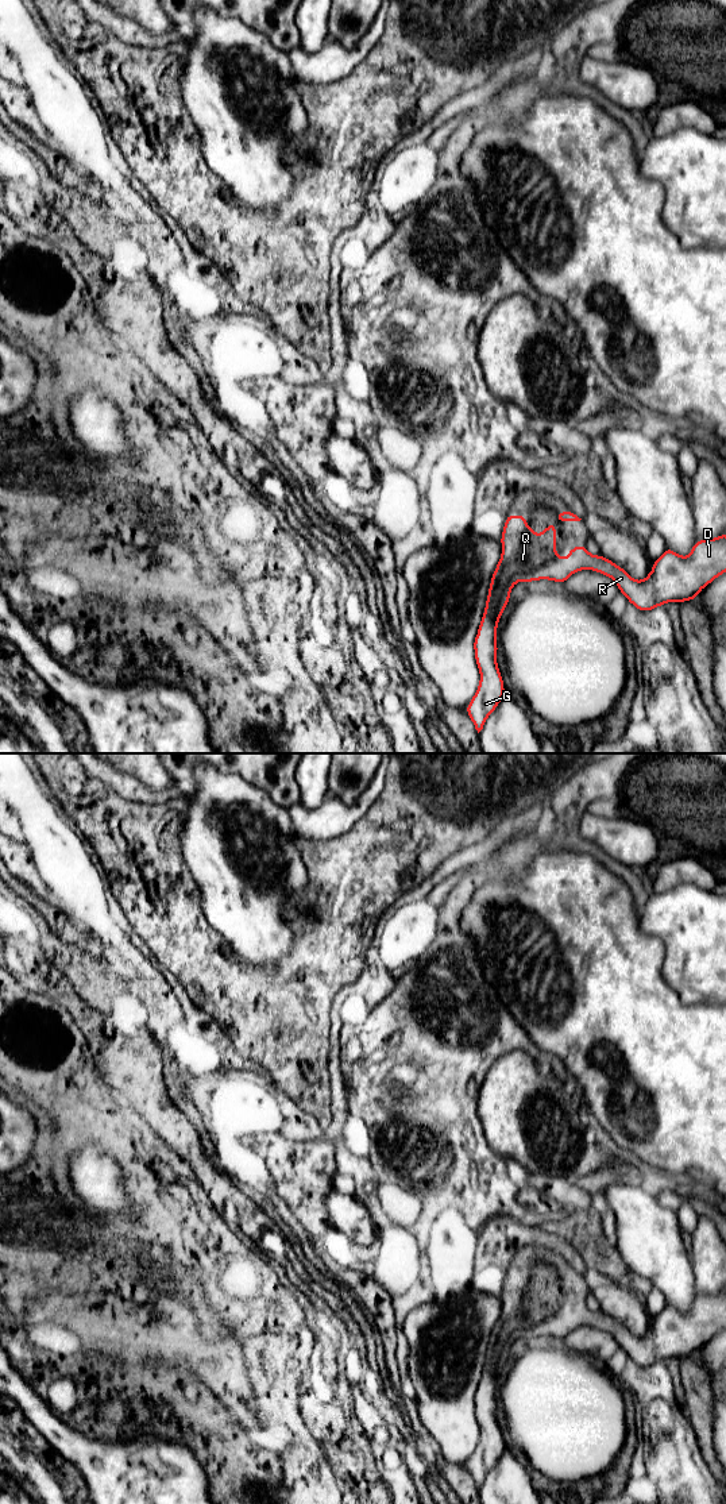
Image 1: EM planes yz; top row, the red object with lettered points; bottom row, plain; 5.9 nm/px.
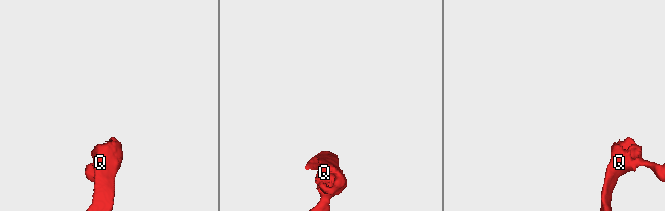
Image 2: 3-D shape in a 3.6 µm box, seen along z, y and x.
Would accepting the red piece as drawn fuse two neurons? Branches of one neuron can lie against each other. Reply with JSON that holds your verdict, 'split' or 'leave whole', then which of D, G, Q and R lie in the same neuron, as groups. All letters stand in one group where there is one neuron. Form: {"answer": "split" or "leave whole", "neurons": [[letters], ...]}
{"answer": "leave whole", "neurons": [["D", "G", "Q", "R"]]}

